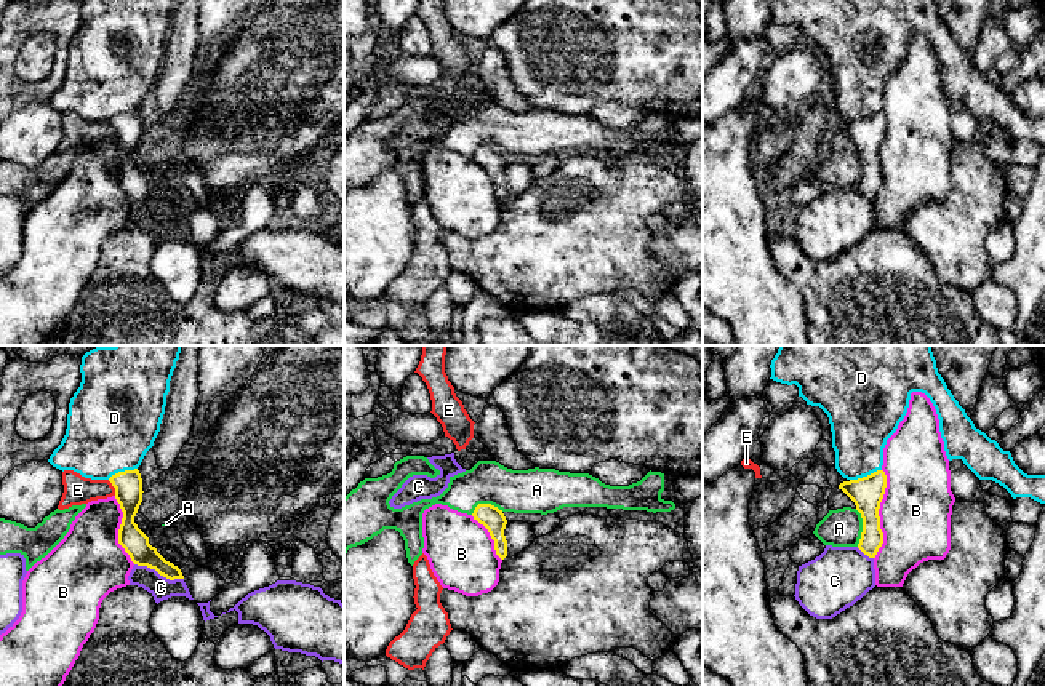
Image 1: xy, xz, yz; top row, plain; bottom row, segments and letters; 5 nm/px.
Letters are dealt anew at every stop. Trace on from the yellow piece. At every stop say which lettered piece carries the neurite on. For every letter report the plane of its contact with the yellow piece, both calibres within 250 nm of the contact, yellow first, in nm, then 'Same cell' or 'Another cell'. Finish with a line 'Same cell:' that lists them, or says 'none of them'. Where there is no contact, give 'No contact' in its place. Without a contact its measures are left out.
A: Touches yellow in yz. Thickness 160 nm (yellow) against 190 nm. Another cell
B: Touches yellow in yz. Thickness 160 nm (yellow) against 360 nm. Another cell
C: Touches yellow in xy. Thickness 130 nm (yellow) against 120 nm. Another cell
D: Touches yellow in yz. Thickness 160 nm (yellow) against 300 nm. Another cell
E: Touches yellow in xy. Thickness 140 nm (yellow) against 140 nm. Another cell
Same cell: none of them

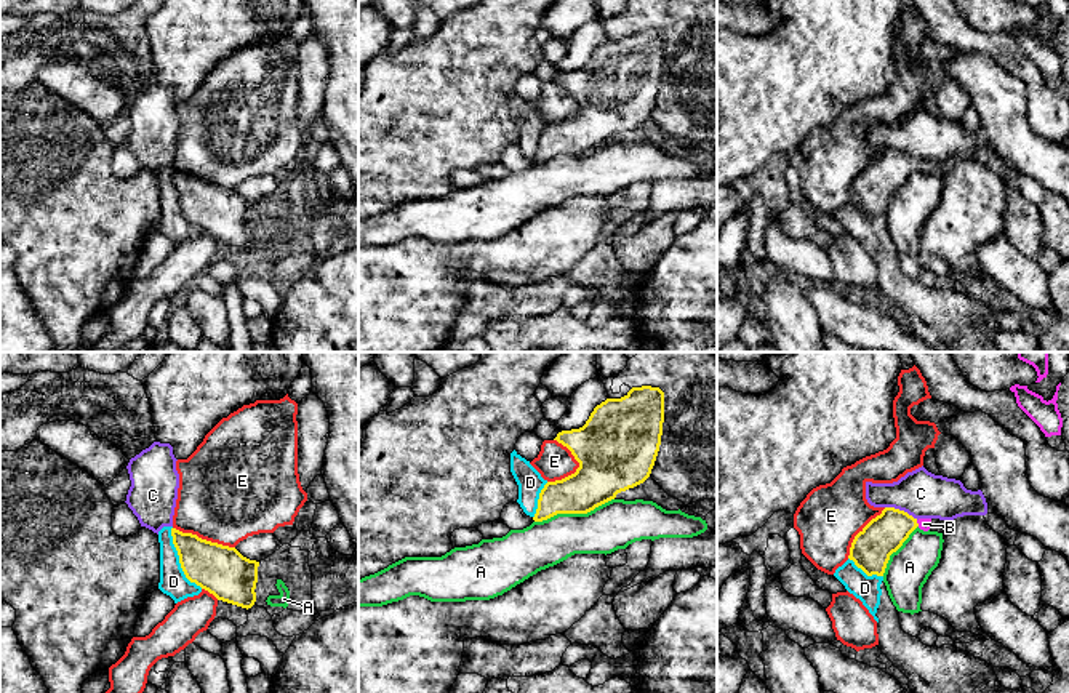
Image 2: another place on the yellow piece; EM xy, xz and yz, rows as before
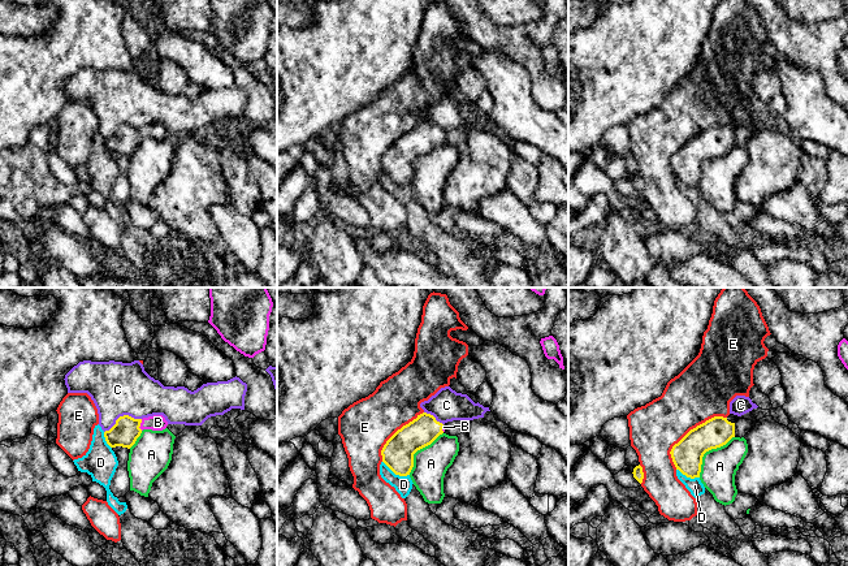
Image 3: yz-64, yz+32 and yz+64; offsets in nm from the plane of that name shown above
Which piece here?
A: Touches yellow in xz. Thickness 240 nm (yellow) against 240 nm. Another cell
B: Touches yellow in yz. Thickness 200 nm (yellow) against 60 nm. Same cell
C: Touches yellow in yz. Thickness 200 nm (yellow) against 240 nm. Another cell
D: Touches yellow in xy. Thickness 260 nm (yellow) against 140 nm. Another cell
E: Touches yellow in xz. Thickness 400 nm (yellow) against 180 nm. Another cell
Same cell: B

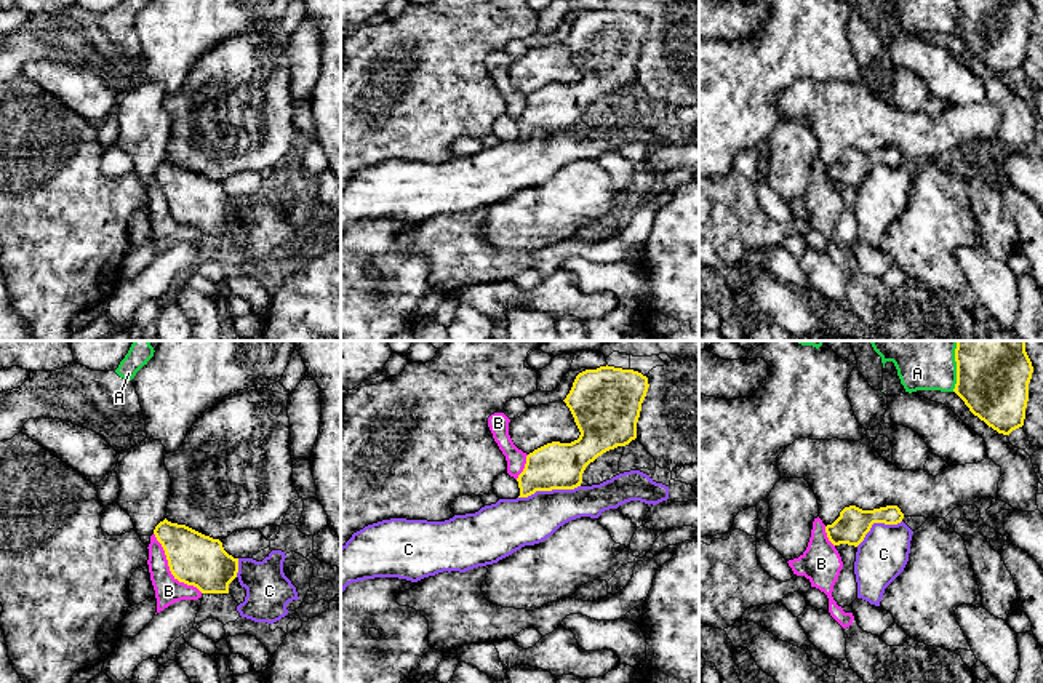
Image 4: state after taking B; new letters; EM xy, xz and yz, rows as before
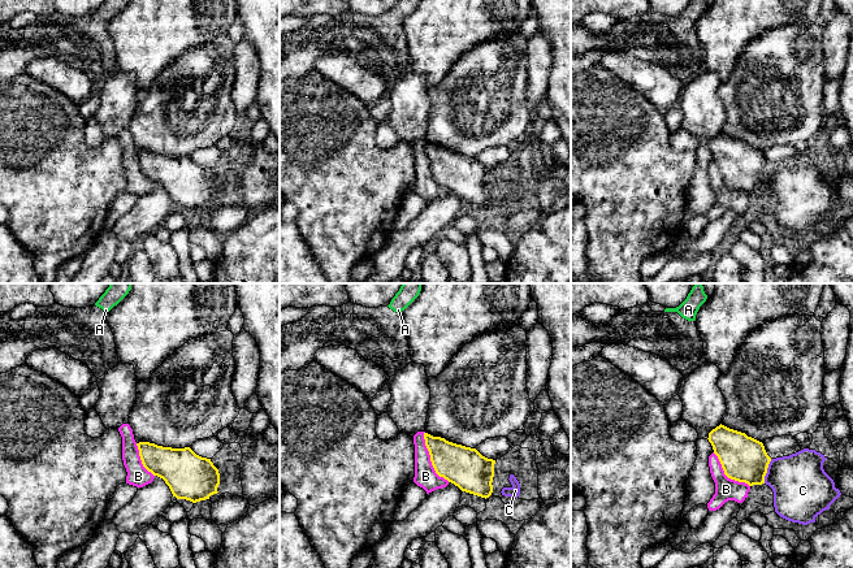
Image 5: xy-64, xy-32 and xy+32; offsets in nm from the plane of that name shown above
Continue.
A: Touches yellow in yz. Thickness 380 nm (yellow) against 360 nm. Another cell
B: Touches yellow in xy. Thickness 260 nm (yellow) against 140 nm. Another cell
C: Touches yellow in xz. Thickness 240 nm (yellow) against 260 nm. Another cell
Same cell: none of them

